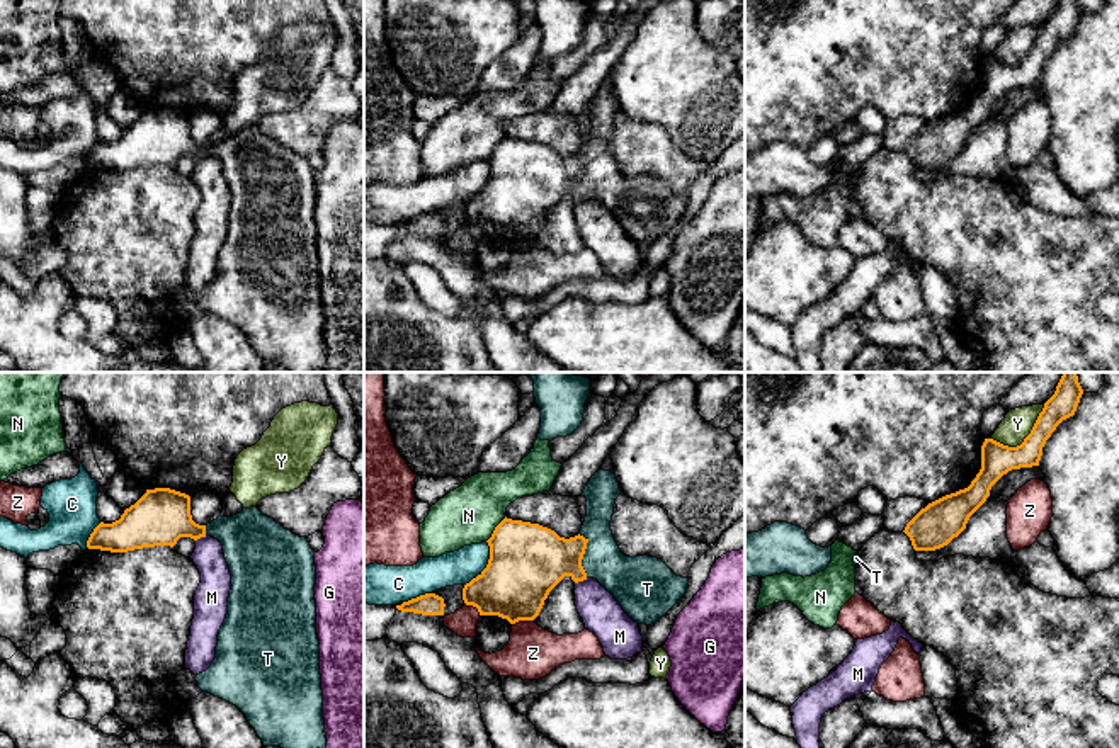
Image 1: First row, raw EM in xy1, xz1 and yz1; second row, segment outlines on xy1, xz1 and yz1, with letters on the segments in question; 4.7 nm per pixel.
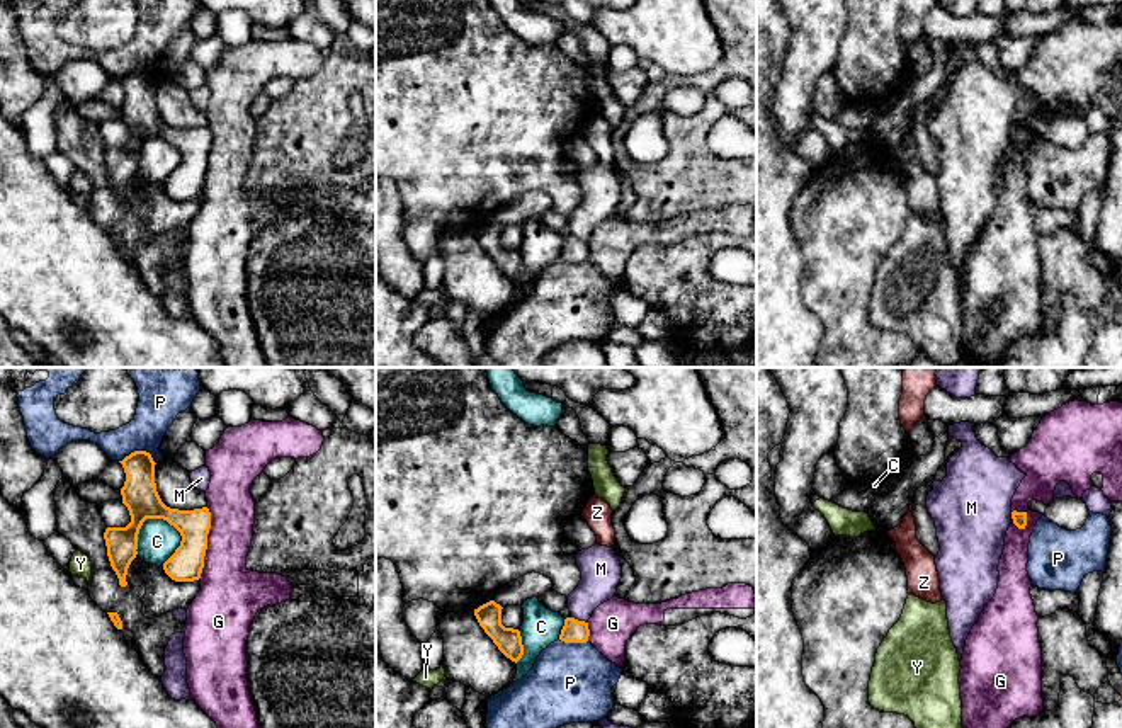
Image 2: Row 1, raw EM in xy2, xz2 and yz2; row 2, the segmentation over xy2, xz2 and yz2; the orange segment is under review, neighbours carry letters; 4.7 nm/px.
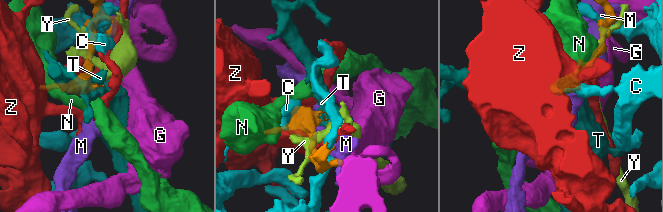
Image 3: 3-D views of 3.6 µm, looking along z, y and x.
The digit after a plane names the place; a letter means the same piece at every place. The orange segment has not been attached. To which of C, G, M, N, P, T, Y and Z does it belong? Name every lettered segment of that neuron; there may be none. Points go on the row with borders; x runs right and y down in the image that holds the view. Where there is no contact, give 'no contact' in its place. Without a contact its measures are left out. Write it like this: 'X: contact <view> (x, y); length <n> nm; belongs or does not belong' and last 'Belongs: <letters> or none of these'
C: contact xy2 (179, 531); length 240 nm; does not belong
G: contact xy2 (206, 543); length 340 nm; does not belong
M: contact xz2 (580, 621); length 90 nm; does not belong
N: contact xz1 (495, 529); length 160 nm; does not belong
P: contact xy2 (140, 451); length 180 nm; does not belong
T: contact xz1 (584, 553); length 220 nm; belongs
Y: contact yz1 (1024, 441); length 320 nm; does not belong
Z: contact xz1 (522, 619); length 110 nm; does not belong
Belongs: T

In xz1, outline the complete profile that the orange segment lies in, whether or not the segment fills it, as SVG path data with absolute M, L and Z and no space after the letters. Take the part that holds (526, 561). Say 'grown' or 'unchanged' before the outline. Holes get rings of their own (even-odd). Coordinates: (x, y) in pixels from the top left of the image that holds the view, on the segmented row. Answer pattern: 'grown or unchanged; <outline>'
grown; M599 469L582 493L585 522L570 539L505 517L486 541L486 568L463 588L464 604L510 624L534 620L565 576L575 583L594 578L634 622L655 624L685 595L689 578L677 576L658 558L621 552L611 530L621 493L616 474Z

